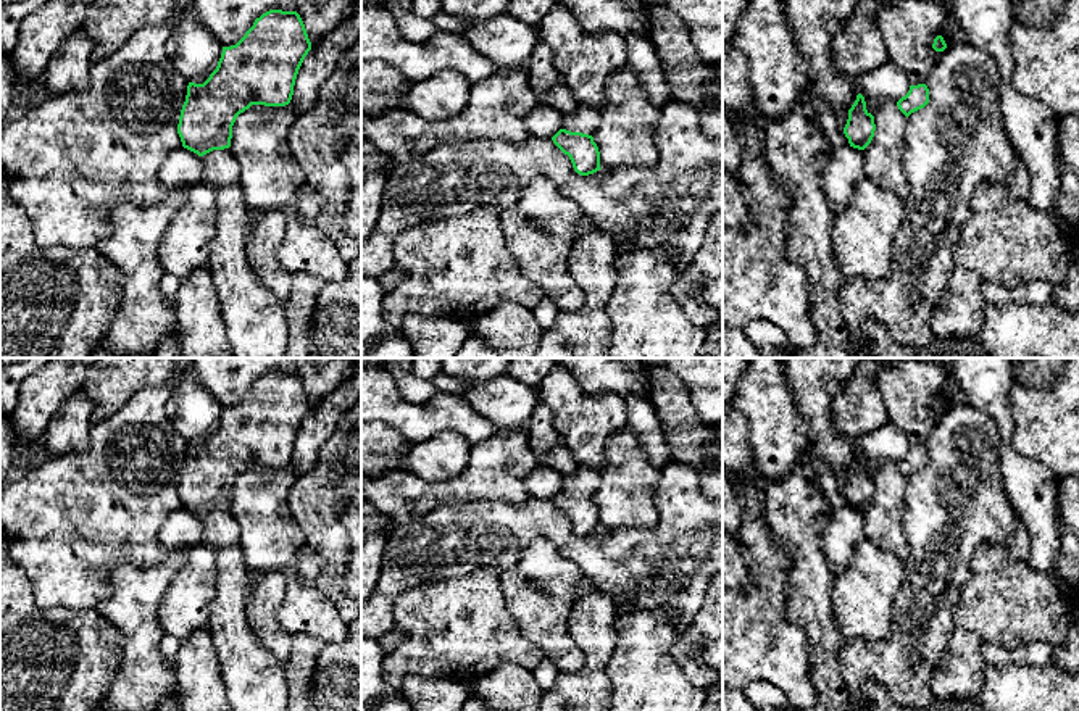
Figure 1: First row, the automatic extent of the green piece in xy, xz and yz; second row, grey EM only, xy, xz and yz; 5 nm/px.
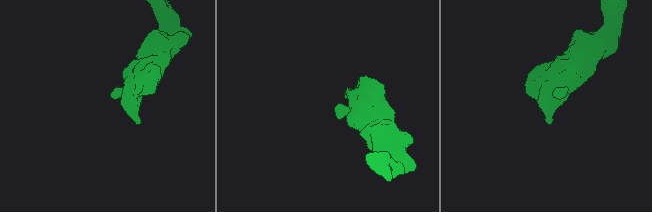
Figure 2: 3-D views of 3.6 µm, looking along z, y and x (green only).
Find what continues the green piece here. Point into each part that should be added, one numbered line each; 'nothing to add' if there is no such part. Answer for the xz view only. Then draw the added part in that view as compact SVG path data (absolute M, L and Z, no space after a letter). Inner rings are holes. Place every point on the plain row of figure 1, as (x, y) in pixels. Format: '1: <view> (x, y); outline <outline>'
1: xz (586, 479); outline M581 464L574 472L563 479L563 490L594 497L600 485L600 471Z

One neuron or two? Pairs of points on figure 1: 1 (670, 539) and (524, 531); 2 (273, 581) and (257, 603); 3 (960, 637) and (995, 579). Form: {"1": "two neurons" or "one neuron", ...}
{"1": "one neuron", "2": "one neuron", "3": "two neurons"}

